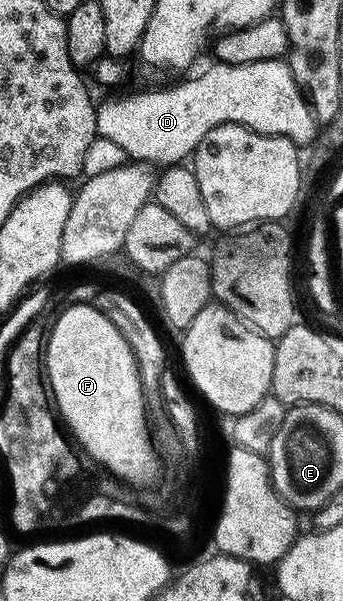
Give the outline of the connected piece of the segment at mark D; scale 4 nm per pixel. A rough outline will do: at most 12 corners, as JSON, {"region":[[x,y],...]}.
{"region":[[287,61],[212,64],[101,101],[96,133],[137,163],[195,155],[233,122],[311,147]]}

